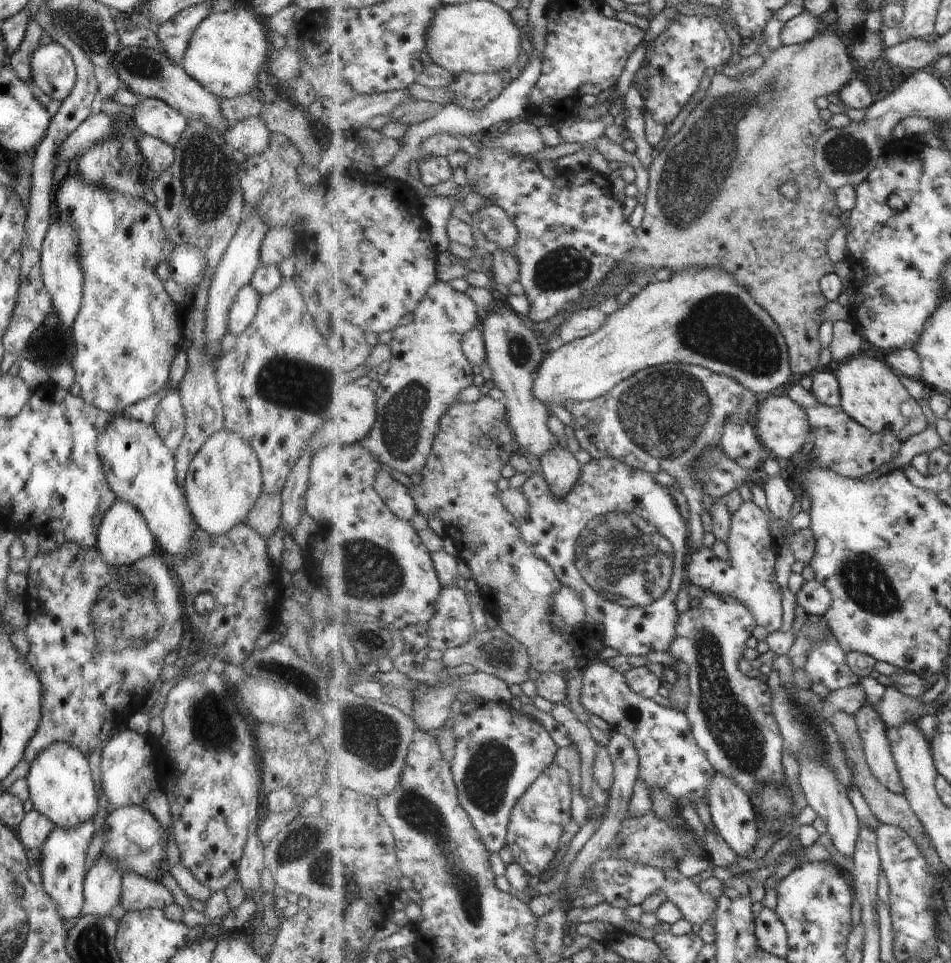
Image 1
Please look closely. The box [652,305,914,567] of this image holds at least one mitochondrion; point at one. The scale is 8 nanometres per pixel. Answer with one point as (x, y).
(710, 464)

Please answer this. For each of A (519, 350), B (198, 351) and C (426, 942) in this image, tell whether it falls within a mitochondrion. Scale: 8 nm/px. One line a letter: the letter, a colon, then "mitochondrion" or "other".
A: mitochondrion
B: other
C: other

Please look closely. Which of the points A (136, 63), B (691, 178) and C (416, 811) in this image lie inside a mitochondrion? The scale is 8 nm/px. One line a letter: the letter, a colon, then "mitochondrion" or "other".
A: mitochondrion
B: mitochondrion
C: mitochondrion

